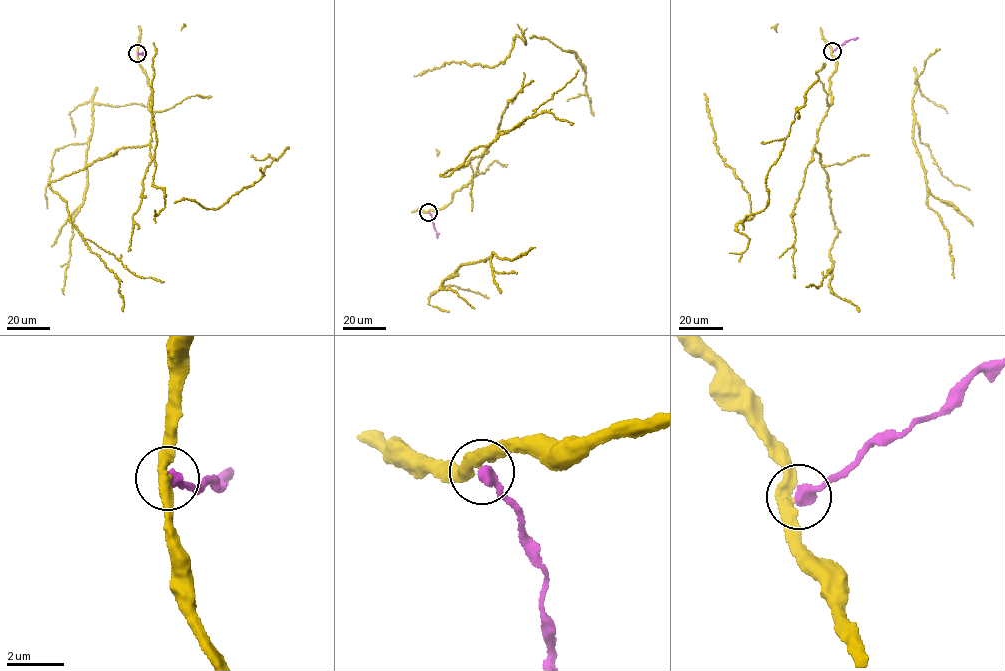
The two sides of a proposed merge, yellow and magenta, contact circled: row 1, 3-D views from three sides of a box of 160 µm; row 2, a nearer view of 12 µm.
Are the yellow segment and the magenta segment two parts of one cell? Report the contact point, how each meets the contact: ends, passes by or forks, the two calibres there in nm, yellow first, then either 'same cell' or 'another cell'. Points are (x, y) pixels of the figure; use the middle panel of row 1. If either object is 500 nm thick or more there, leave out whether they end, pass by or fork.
at (428, 212); yellow passes by; magenta ends there; 400 nm thick on the yellow side, 440 nm on the other; another cell

